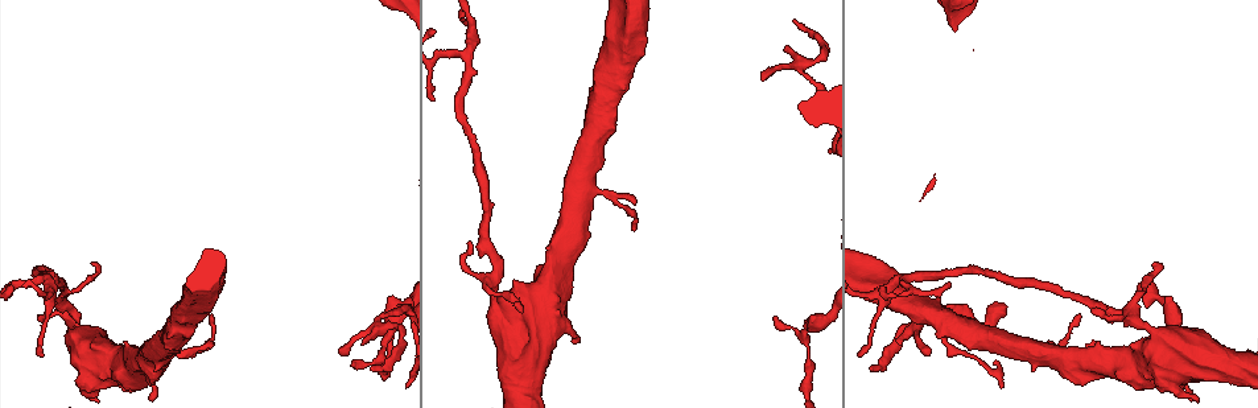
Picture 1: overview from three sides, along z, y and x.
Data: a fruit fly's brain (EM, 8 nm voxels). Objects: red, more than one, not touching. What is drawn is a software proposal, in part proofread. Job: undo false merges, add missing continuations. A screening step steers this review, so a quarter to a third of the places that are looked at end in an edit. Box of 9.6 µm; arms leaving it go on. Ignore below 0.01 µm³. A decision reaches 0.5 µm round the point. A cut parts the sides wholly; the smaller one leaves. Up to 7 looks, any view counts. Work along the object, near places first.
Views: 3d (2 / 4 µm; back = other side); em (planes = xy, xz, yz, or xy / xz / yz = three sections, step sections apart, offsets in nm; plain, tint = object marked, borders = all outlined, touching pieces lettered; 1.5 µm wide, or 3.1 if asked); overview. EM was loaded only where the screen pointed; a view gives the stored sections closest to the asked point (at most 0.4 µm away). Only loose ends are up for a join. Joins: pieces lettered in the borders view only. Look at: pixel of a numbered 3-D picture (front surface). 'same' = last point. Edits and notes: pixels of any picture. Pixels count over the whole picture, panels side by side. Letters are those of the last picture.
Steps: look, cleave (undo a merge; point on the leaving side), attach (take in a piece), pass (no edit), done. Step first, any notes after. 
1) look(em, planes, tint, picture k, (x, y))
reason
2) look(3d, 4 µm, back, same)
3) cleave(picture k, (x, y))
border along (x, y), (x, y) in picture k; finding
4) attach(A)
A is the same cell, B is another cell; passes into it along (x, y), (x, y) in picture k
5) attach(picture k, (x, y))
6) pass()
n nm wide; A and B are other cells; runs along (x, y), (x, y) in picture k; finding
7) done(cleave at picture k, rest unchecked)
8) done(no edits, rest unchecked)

look(em, planes, borders, picture 1, (564, 328))
sudden change in width

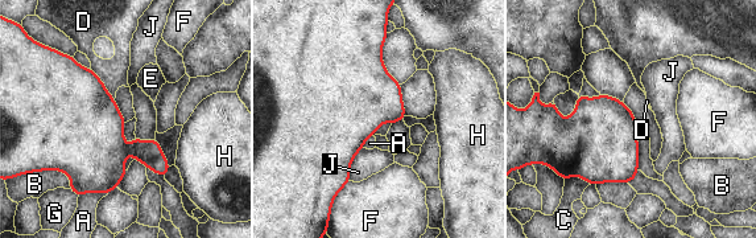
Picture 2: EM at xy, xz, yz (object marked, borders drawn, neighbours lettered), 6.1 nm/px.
pass()
A, B, C, D, E, F, G, H and J are other cells; border along (107, 193), (82, 193), (78, 197) in picture 2; all the same cell

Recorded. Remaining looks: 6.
look(3d, 4 µm, picture 1, (798, 68))
arms part here

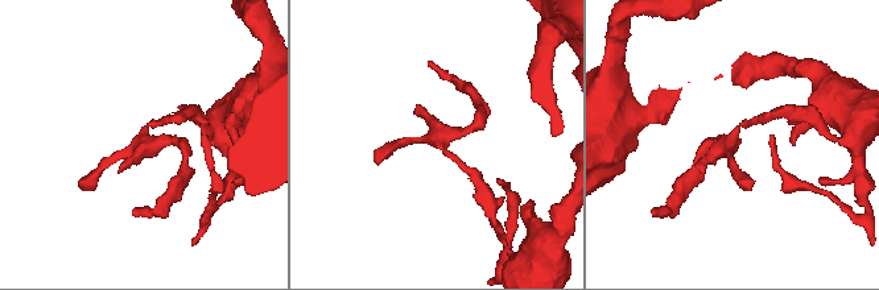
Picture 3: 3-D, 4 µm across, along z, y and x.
look(em, yz, step 8, tint, picture 3, (144, 144))
now the EM

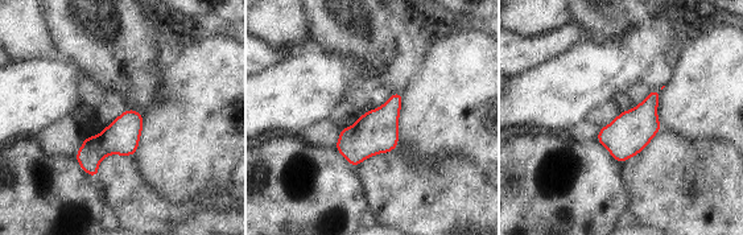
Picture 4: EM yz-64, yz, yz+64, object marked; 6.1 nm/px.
look(em, xz, step 8, borders, same)

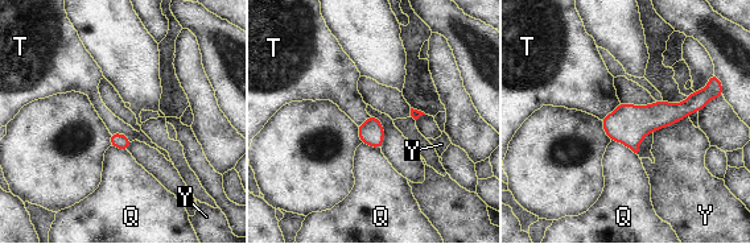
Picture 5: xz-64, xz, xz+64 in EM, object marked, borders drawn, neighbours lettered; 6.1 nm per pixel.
pass()
160 nm wide; Y touches over 240 nm; Q, T and Y are other cells; continuous, no second cell

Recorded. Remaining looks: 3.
look(3d, 4 µm, back, picture 1, (1039, 355))
arms part here

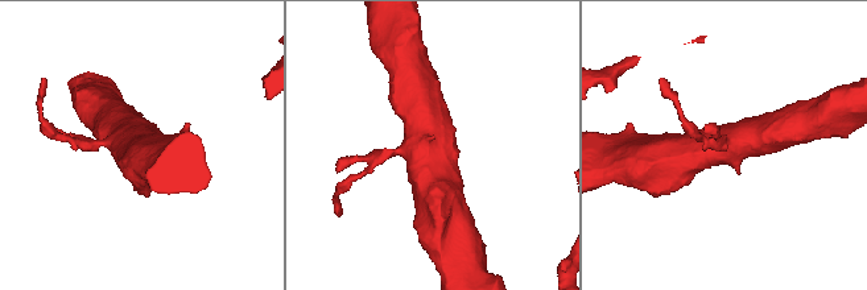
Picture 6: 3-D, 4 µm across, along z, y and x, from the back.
look(em, yz, step 4, tint, picture 6, (724, 144))
3 arms; arms of 160, 550, 550 nm

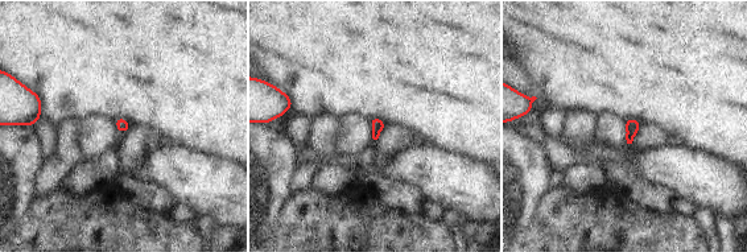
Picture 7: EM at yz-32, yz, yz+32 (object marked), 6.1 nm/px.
look(em, xy, step 4, borders, same)
another direction

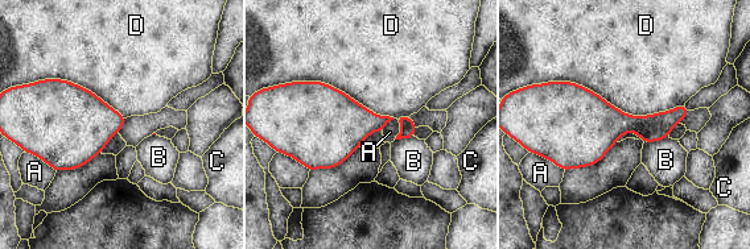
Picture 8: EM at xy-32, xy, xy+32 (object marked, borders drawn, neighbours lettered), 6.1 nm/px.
pass()
D touches over 850 nm; A, B, C and D are other cells; one cell here

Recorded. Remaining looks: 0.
done(no edits, rest unchecked)

